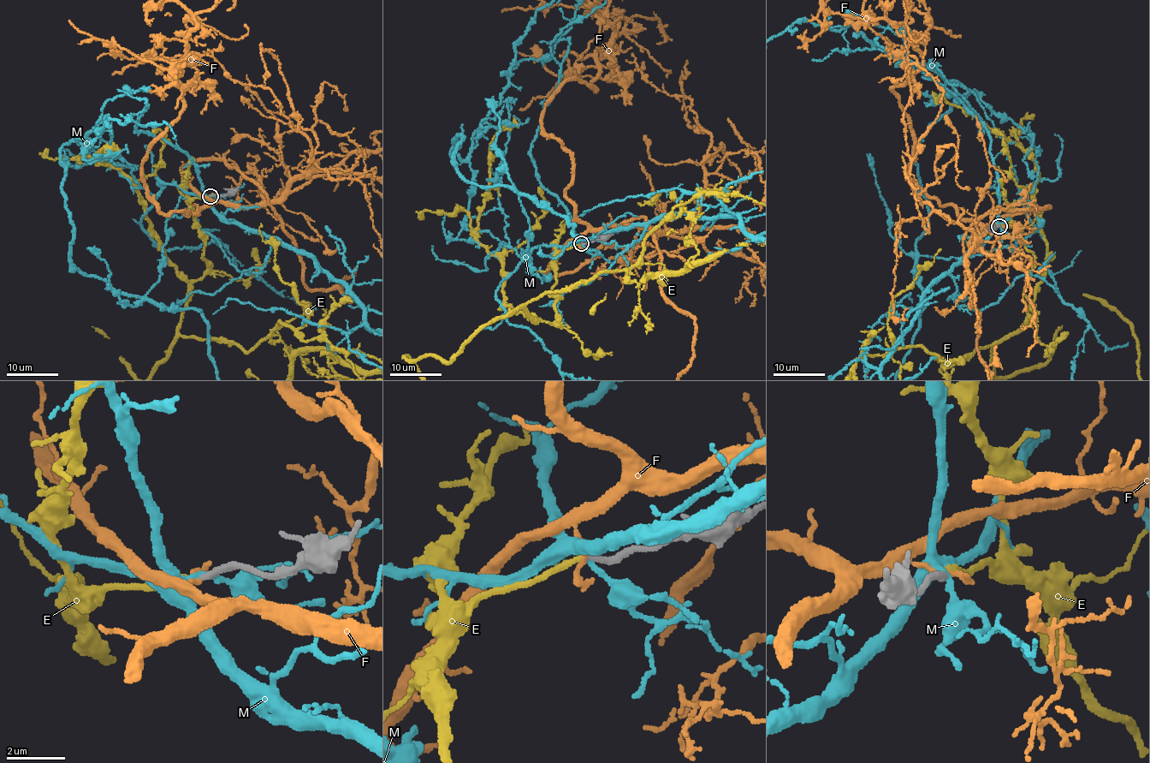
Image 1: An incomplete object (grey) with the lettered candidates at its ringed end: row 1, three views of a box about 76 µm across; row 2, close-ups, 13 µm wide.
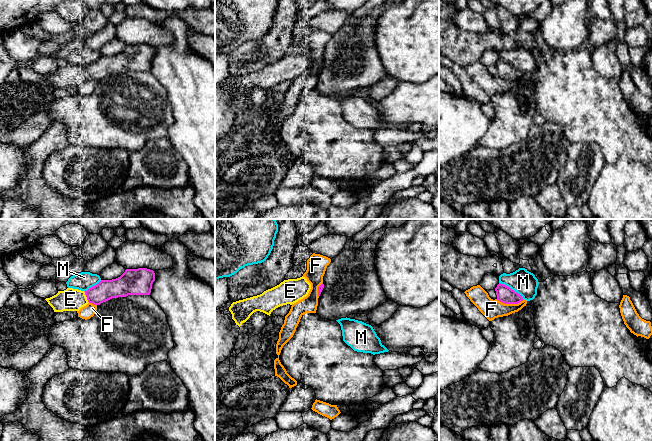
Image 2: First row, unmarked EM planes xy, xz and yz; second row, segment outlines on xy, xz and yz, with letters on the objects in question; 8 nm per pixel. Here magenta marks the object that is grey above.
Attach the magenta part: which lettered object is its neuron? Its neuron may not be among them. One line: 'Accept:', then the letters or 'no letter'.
Accept: E

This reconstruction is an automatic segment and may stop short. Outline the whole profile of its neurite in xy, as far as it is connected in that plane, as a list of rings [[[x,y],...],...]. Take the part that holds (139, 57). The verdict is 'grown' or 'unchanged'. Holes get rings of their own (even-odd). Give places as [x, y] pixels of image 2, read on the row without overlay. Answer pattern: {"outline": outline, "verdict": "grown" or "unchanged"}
{"outline": [[[147,44],[126,45],[118,54],[101,56],[87,67],[67,64],[45,76],[54,88],[79,87],[88,79],[100,81],[112,74],[128,71],[150,71],[155,49]]], "verdict": "grown"}

